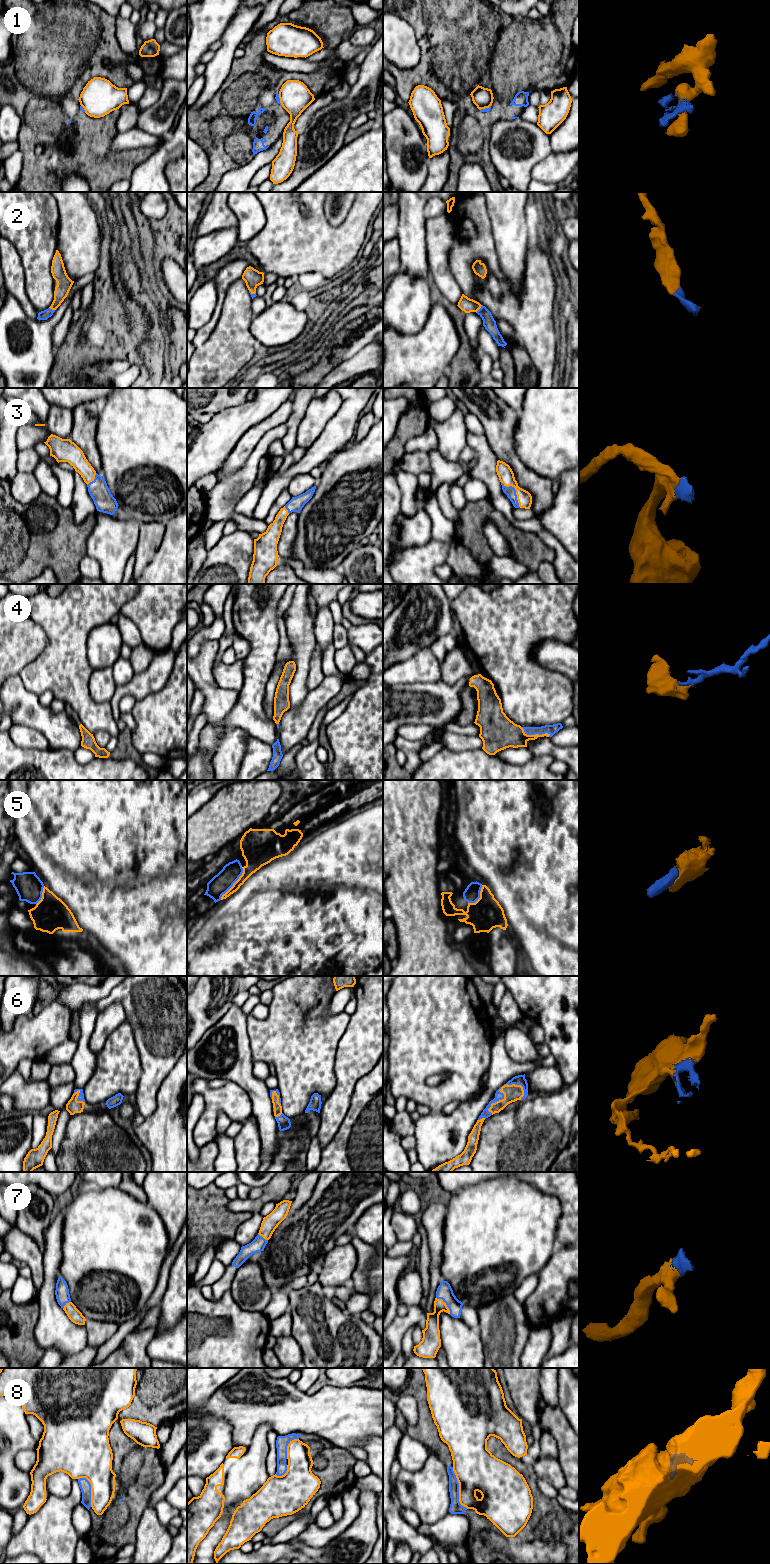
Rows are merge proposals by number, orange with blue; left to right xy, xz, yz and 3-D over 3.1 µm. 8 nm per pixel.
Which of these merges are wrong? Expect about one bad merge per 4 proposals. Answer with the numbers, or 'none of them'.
1, 8

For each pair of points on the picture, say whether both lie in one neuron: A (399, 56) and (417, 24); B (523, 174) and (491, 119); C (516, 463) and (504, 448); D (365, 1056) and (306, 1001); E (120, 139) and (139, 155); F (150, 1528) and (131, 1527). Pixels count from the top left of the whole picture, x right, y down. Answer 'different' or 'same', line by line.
A: different
B: different
C: same
D: different
E: different
F: different

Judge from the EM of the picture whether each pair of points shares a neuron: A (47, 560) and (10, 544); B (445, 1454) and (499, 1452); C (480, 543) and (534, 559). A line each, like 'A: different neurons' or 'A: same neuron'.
A: same neuron
B: same neuron
C: same neuron

